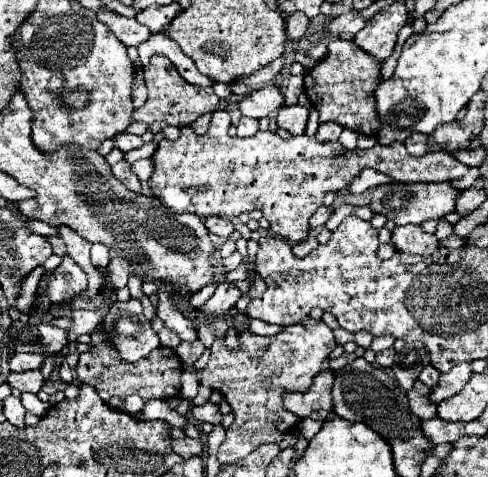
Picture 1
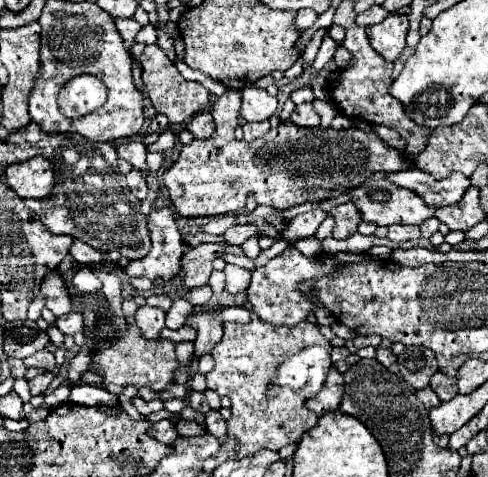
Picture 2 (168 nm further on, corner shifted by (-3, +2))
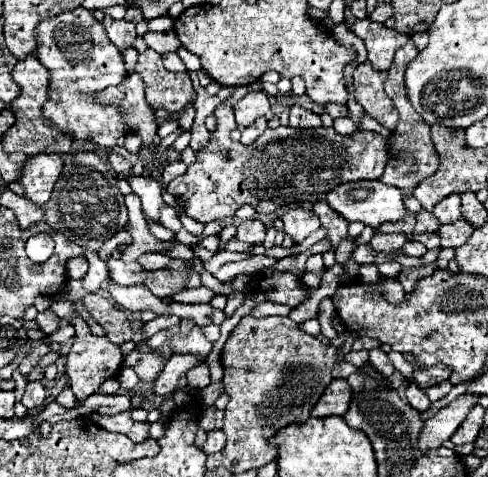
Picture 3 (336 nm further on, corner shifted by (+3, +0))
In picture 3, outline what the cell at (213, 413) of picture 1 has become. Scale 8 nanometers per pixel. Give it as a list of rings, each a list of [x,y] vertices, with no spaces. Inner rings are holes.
[[[212,430],[212,432],[208,434],[204,446],[202,446],[202,452],[208,454],[208,456],[210,456],[210,454],[216,454],[216,452],[220,452],[220,450],[224,448],[224,444],[226,444],[224,432],[222,432],[222,430]]]

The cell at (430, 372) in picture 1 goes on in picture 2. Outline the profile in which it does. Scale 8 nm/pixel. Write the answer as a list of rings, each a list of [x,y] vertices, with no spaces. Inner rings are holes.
[[[436,372],[430,380],[430,388],[438,394],[440,400],[452,400],[456,394],[458,394],[458,388],[456,388],[456,378],[450,378],[442,372]]]

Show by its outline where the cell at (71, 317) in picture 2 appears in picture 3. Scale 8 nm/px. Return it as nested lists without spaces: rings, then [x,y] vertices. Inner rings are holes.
[[[50,310],[38,312],[38,316],[36,316],[34,320],[36,320],[38,328],[40,328],[42,332],[46,332],[46,334],[56,332],[56,328],[58,328],[58,316],[54,316],[54,312],[50,312]]]

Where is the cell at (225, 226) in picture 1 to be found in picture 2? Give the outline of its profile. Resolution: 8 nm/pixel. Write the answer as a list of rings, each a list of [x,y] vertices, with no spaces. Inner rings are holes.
[[[238,224],[228,228],[222,236],[228,244],[242,244],[246,238],[250,238],[252,234],[258,234],[258,228],[254,224]]]

